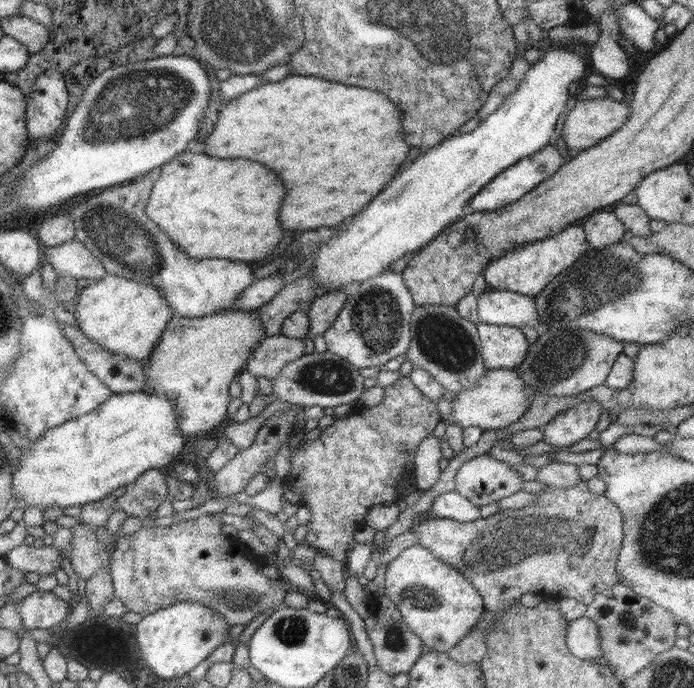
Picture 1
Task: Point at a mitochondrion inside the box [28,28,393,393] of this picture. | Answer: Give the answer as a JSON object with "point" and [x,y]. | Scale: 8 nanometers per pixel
{"point":[156,98]}

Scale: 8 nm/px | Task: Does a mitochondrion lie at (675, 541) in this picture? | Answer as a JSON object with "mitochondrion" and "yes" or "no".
{"mitochondrion":"yes"}

